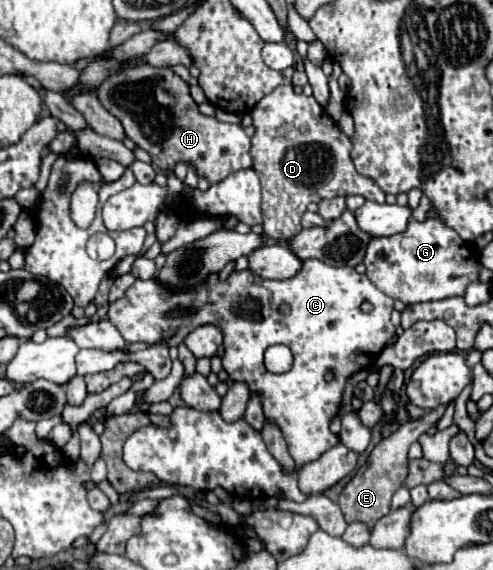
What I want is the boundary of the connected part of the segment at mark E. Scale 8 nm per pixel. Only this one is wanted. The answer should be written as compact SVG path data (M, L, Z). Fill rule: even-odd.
M440 406L436 410L430 410L424 418L420 418L416 422L402 424L396 432L392 432L388 438L382 438L380 444L376 444L376 448L368 456L366 470L364 472L358 470L356 476L344 486L344 490L338 498L338 506L340 506L348 524L350 522L364 522L372 530L374 524L390 512L390 500L408 476L408 448L410 448L410 444L416 442L422 432L428 432L428 428L434 426L442 418L444 410L446 410L446 406Z

